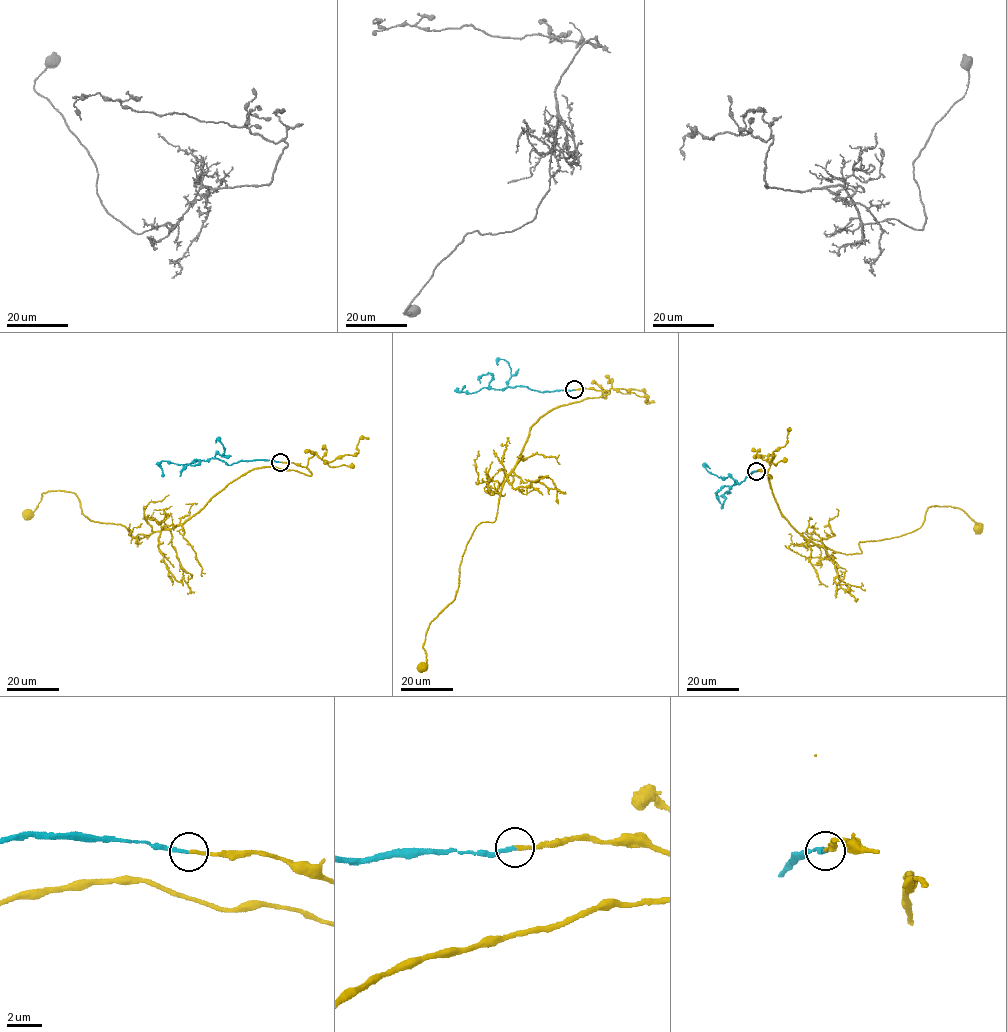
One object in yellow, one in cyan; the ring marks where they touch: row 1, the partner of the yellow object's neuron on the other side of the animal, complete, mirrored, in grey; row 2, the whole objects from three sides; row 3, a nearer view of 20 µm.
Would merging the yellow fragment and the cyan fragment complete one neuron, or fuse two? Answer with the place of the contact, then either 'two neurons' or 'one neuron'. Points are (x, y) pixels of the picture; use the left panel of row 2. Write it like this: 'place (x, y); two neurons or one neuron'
place (280, 462); one neuron

